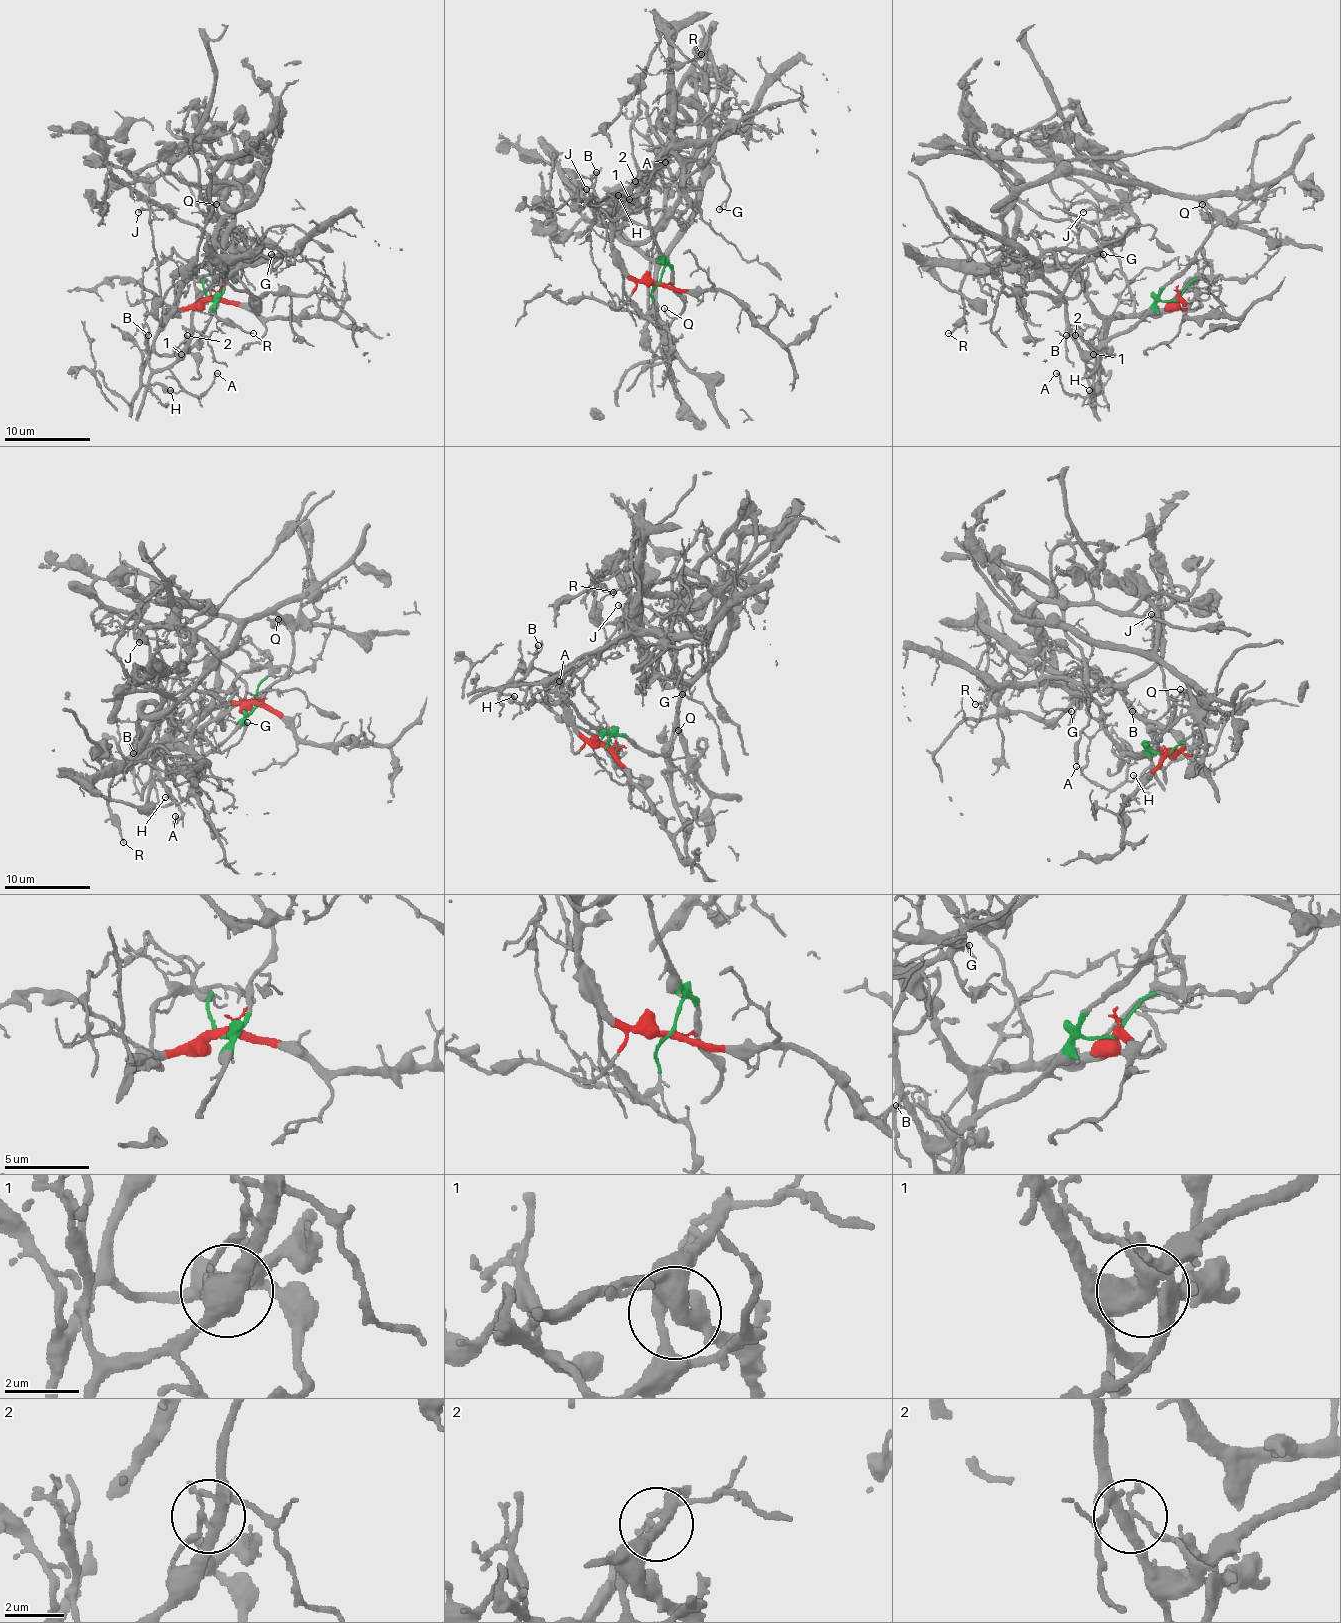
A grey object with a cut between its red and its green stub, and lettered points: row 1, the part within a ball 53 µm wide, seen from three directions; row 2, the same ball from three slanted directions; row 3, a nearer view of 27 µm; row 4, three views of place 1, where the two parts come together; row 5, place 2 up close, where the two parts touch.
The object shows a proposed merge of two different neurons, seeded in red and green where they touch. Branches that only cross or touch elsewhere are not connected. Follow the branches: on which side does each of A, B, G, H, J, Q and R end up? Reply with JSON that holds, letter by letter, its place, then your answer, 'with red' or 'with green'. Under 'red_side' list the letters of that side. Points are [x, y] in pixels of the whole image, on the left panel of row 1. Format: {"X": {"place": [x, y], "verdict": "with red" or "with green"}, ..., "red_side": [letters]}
{"A": {"place": [217, 373], "verdict": "with green"}, "B": {"place": [148, 335], "verdict": "with green"}, "G": {"place": [271, 254], "verdict": "with red"}, "H": {"place": [170, 390], "verdict": "with green"}, "J": {"place": [138, 212], "verdict": "with green"}, "Q": {"place": [216, 204], "verdict": "with green"}, "R": {"place": [253, 333], "verdict": "with red"}, "red_side": ["G", "R"]}

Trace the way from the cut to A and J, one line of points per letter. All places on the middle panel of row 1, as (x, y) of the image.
A: (657, 283), (663, 253), (651, 231), (651, 219), (618, 193), (633, 197), (644, 190), (651, 173), (666, 162)
J: (657, 283), (663, 253), (631, 193), (670, 149), (702, 145), (681, 203), (644, 240), (627, 242), (586, 188)

